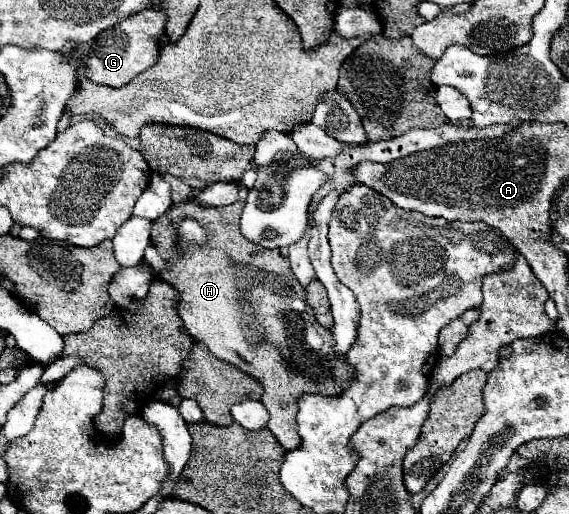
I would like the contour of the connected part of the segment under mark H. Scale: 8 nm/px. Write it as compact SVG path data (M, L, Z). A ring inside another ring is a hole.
M238 183L238 189L240 191L236 203L228 207L200 207L192 201L174 203L160 219L152 221L152 245L164 255L164 259L168 259L168 269L160 271L160 277L178 291L176 309L192 339L204 343L218 359L236 365L238 369L262 383L262 401L270 413L268 429L284 449L296 449L300 443L294 421L298 409L296 397L300 397L302 393L320 393L330 397L340 395L342 389L348 385L352 367L348 367L344 355L340 357L332 351L332 333L314 319L312 307L308 307L306 297L302 295L302 285L292 275L288 259L282 257L278 249L264 249L242 237L238 221L244 209L248 189L244 183ZM186 217L200 221L202 227L208 231L206 245L192 249L178 247L176 225Z

